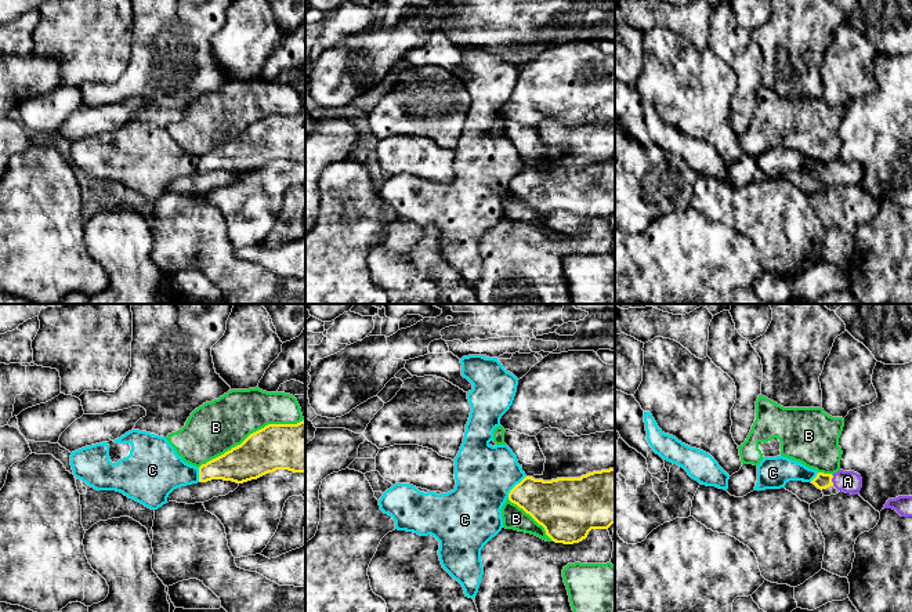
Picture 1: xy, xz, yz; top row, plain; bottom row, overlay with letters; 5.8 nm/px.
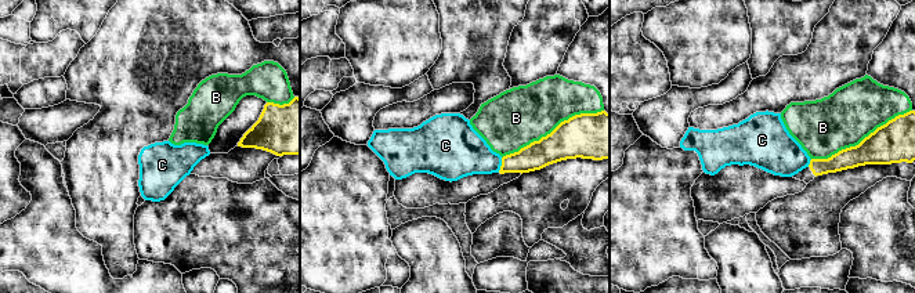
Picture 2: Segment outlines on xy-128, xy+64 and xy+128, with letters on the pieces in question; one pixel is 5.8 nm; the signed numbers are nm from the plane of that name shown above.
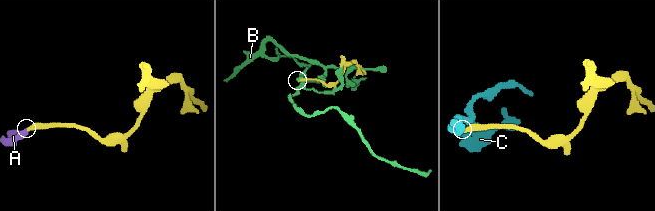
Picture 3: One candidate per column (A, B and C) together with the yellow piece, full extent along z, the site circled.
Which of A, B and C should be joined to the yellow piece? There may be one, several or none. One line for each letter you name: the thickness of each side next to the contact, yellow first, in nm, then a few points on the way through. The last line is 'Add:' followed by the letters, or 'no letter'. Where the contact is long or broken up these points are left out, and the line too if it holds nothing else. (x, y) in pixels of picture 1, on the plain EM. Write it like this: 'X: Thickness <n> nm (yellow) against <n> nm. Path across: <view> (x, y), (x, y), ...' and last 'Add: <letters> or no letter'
A: Thickness 90 nm (yellow) against 130 nm. Path across: yz (822, 171), (831, 171), (847, 171)
Add: A

